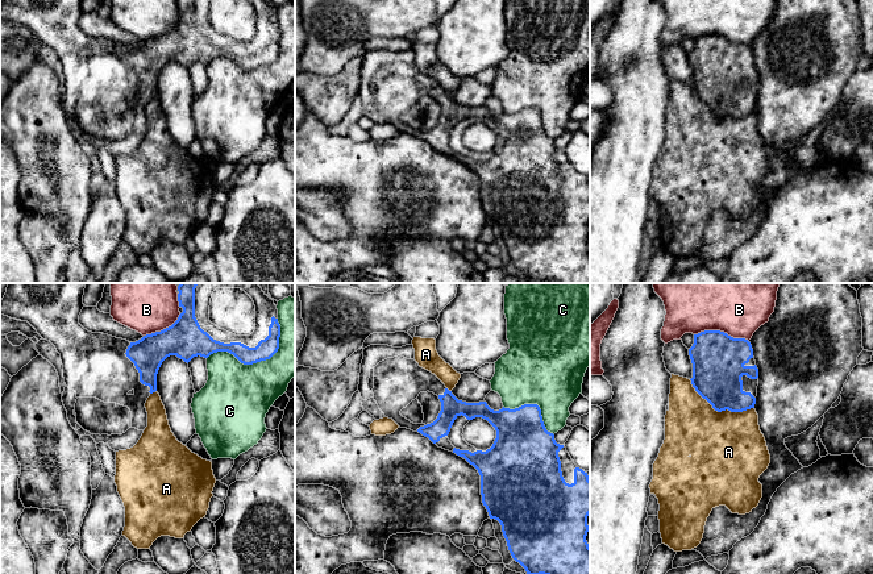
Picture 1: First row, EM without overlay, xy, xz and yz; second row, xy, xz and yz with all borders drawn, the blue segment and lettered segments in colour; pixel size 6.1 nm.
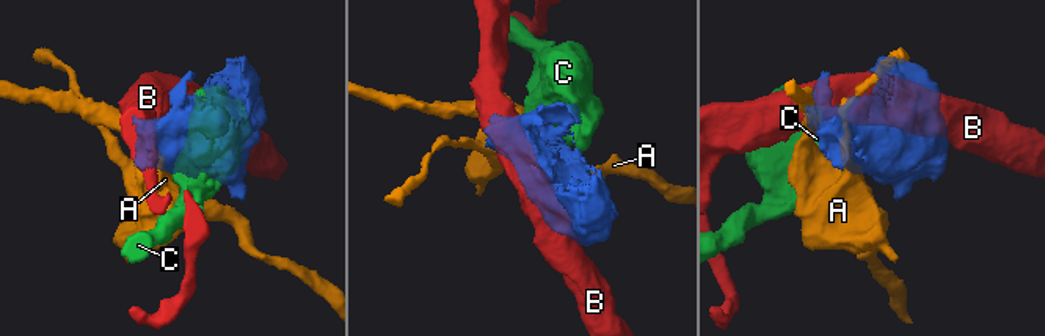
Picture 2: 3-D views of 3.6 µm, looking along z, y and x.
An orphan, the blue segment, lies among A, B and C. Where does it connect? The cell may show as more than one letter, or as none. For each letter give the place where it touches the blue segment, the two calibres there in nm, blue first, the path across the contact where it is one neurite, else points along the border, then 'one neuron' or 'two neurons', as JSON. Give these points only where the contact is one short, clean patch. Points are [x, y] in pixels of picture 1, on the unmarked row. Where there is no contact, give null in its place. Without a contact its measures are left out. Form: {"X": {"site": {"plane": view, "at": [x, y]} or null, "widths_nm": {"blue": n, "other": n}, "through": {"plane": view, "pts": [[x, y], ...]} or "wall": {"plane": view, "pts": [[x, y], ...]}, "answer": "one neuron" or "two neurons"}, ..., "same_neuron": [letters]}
{"A": {"site": {"plane": "yz", "at": [719, 116]}, "widths_nm": {"blue": 300, "other": 460}, "answer": "two neurons"}, "B": {"site": {"plane": "yz", "at": [722, 37]}, "widths_nm": {"blue": 320, "other": 260}, "answer": "two neurons"}, "C": {"site": {"plane": "xy", "at": [257, 66]}, "widths_nm": {"blue": 120, "other": 400}, "answer": "two neurons"}, "same_neuron": []}

